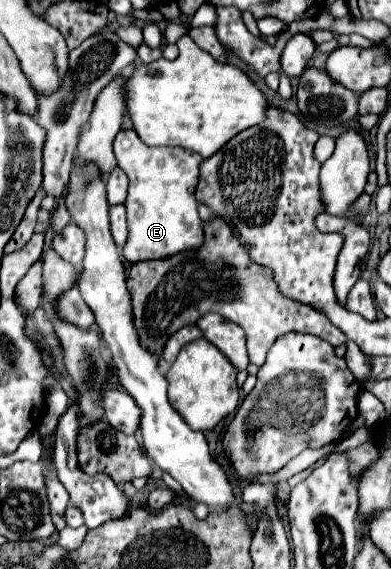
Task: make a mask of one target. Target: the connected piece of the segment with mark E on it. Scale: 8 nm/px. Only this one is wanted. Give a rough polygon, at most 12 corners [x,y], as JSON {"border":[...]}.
{"border":[[133,130],[113,152],[129,178],[129,264],[203,244],[203,158],[149,148]]}

